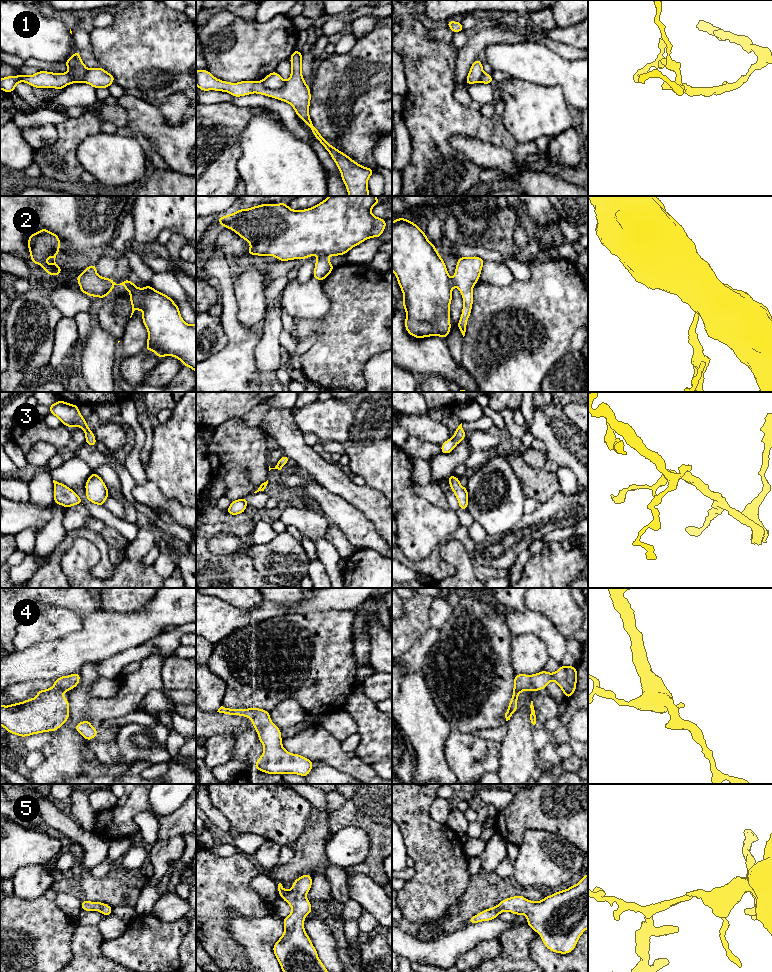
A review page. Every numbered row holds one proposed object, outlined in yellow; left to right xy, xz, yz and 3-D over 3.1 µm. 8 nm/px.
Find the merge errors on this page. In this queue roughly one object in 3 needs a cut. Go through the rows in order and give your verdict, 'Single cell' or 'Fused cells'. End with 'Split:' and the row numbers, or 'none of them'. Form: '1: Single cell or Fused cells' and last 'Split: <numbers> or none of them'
1: Fused cells
2: Fused cells
3: Single cell
4: Single cell
5: Single cell
Split: 1, 2

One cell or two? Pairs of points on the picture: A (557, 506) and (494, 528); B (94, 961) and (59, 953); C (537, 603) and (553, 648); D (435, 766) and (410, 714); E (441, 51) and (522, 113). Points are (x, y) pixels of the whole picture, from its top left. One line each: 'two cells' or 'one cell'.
A: two cells
B: two cells
C: two cells
D: one cell
E: two cells

